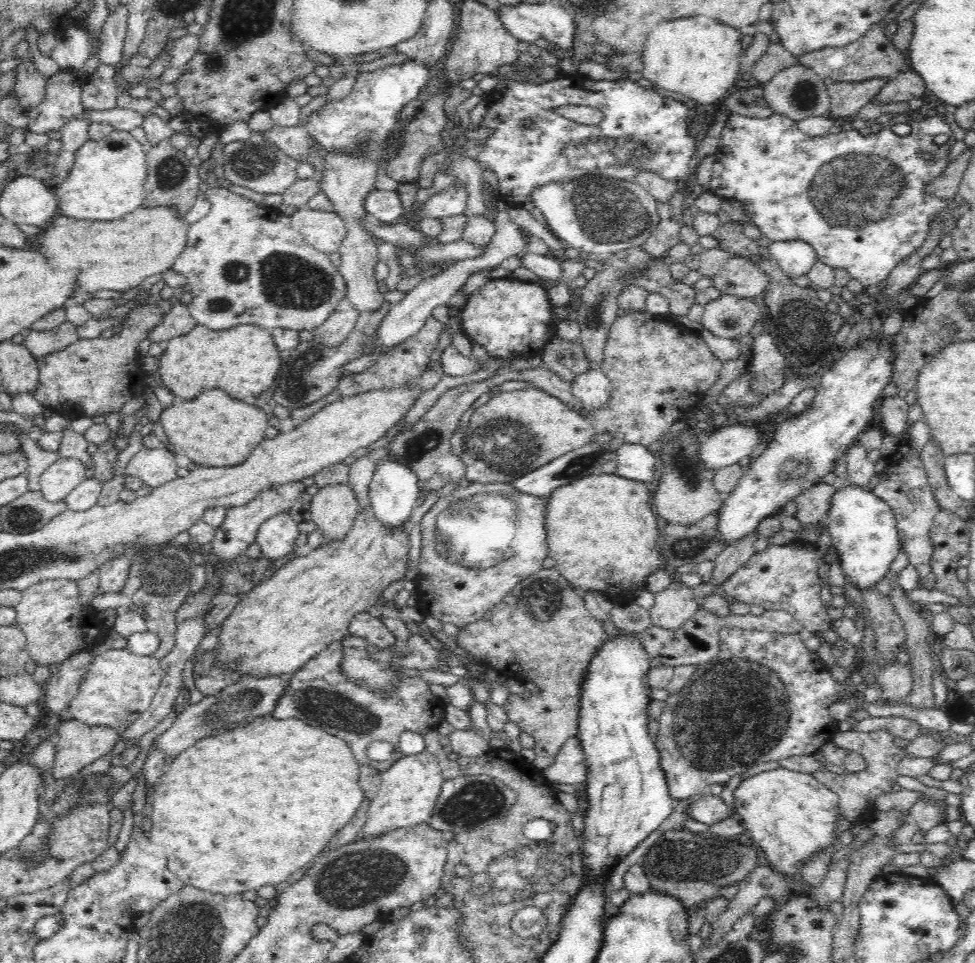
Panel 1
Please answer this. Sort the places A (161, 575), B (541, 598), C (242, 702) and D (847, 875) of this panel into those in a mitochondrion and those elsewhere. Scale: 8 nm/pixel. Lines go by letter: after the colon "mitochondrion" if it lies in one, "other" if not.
A: mitochondrion
B: mitochondrion
C: mitochondrion
D: other

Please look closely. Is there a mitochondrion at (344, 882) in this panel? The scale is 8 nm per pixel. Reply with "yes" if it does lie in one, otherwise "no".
yes

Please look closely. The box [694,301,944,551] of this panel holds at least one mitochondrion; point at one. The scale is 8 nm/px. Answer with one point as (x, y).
(794, 470)

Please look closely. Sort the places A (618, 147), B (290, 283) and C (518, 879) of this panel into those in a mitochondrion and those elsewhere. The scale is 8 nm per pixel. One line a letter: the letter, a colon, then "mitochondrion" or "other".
A: mitochondrion
B: mitochondrion
C: mitochondrion

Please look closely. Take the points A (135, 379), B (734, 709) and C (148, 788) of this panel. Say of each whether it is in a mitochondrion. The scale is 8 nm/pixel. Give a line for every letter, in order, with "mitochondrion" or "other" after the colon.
A: other
B: mitochondrion
C: other

